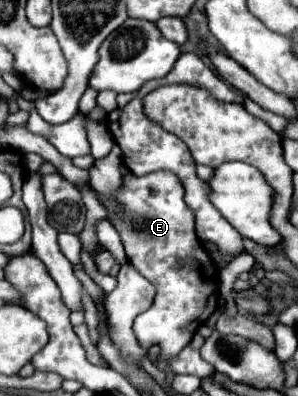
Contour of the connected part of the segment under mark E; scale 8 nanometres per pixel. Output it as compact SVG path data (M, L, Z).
M162 170L162 172L146 174L140 178L134 174L126 174L122 180L124 180L124 186L114 198L116 204L124 206L122 214L116 212L116 206L112 204L110 198L104 198L104 196L98 196L98 198L108 208L108 220L120 232L128 260L144 278L148 278L156 286L156 298L154 298L152 306L146 312L138 314L138 318L134 320L134 334L138 338L138 344L144 350L150 350L150 346L156 344L162 350L162 358L172 358L190 342L190 338L196 334L198 326L202 326L208 320L208 316L216 310L220 274L216 270L216 264L210 260L208 252L204 250L204 246L200 244L200 240L194 232L194 210L190 210L190 206L186 206L184 186L172 172Z

